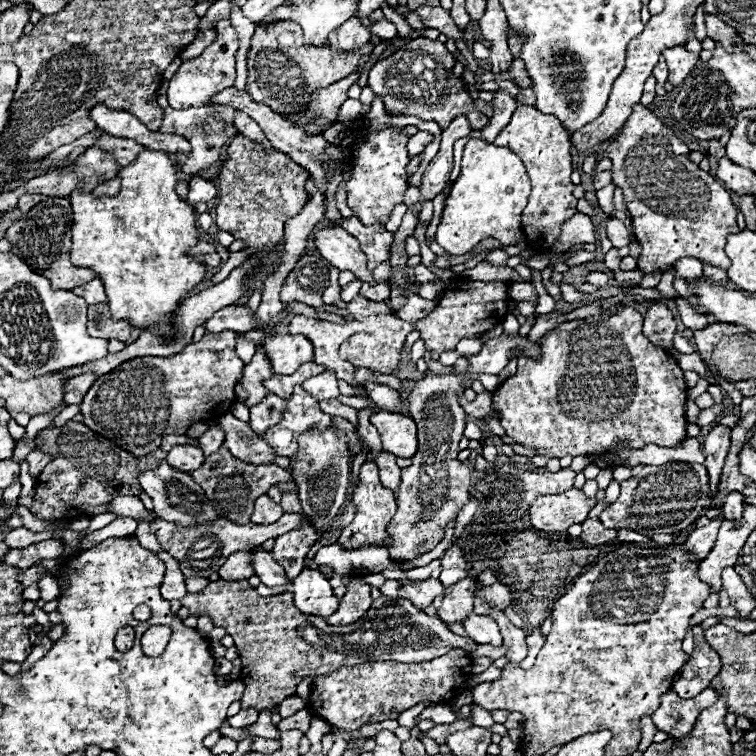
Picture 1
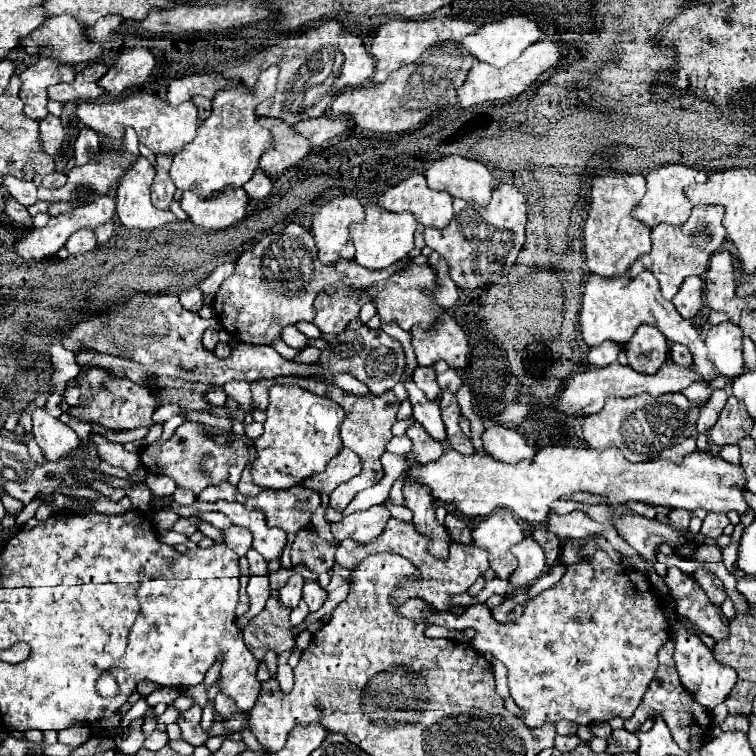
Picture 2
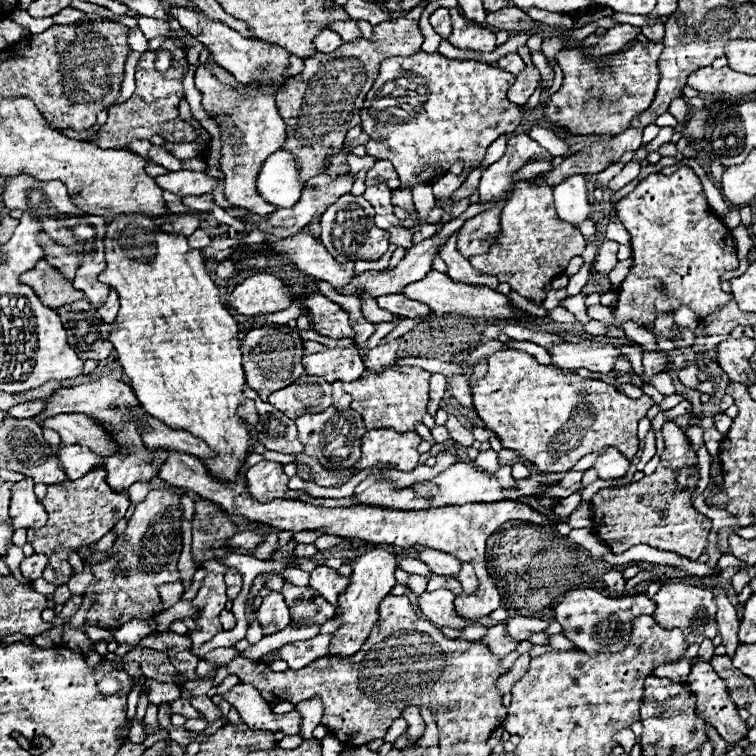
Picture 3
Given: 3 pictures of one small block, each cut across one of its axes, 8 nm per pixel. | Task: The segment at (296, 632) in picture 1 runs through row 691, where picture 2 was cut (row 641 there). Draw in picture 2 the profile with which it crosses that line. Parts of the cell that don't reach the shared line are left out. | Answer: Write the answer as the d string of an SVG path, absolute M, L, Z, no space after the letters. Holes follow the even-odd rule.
M270 596L264 610L254 616L242 630L244 642L256 660L262 660L268 650L280 654L292 650L296 644L294 626L288 620L290 608L282 606L278 598Z

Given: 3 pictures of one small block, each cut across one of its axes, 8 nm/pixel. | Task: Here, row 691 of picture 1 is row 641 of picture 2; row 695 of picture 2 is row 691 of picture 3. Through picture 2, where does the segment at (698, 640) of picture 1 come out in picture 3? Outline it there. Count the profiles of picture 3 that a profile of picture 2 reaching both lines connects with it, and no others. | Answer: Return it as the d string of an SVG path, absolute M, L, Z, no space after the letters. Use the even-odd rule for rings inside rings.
M698 658L694 664L692 664L692 670L690 674L686 676L686 684L690 686L692 694L696 696L696 712L702 720L706 720L708 724L712 724L718 734L728 742L728 744L736 744L738 740L746 738L746 722L740 720L738 716L738 708L734 706L730 694L728 694L728 686L726 682L714 672L714 668L710 666L710 662L704 662L702 658Z

